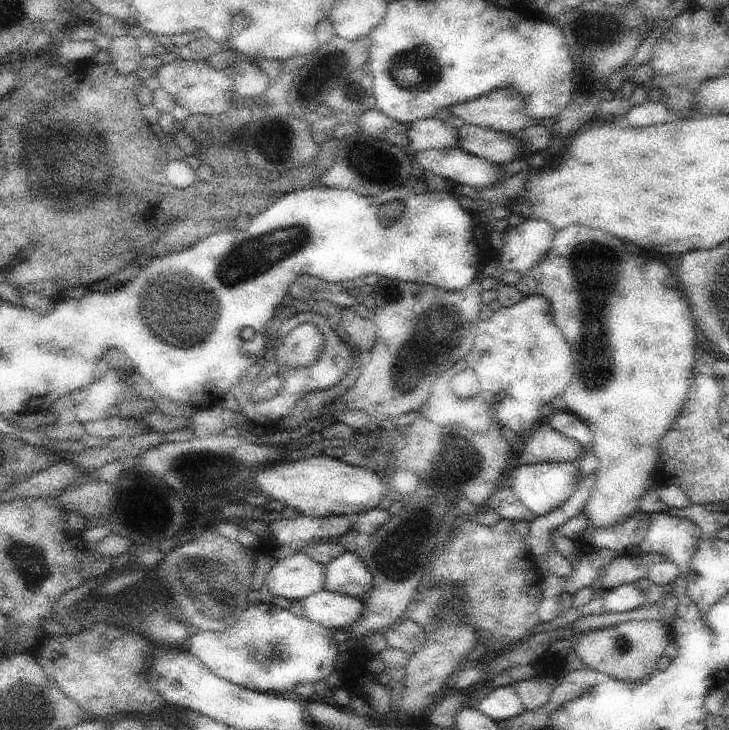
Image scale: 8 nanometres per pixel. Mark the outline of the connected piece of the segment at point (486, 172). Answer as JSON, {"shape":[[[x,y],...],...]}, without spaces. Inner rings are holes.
{"shape":[[[460,147],[415,151],[411,157],[414,164],[443,176],[444,180],[454,180],[458,184],[474,186],[476,189],[481,186],[491,188],[494,184],[499,184],[501,165],[470,154]]]}

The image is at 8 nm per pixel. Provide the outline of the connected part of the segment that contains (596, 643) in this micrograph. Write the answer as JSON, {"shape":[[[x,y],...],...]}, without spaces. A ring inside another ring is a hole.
{"shape":[[[626,621],[617,627],[584,633],[575,646],[575,651],[581,658],[579,664],[598,671],[601,676],[627,683],[645,683],[658,670],[658,660],[670,644],[668,632],[668,625],[660,621]]]}

